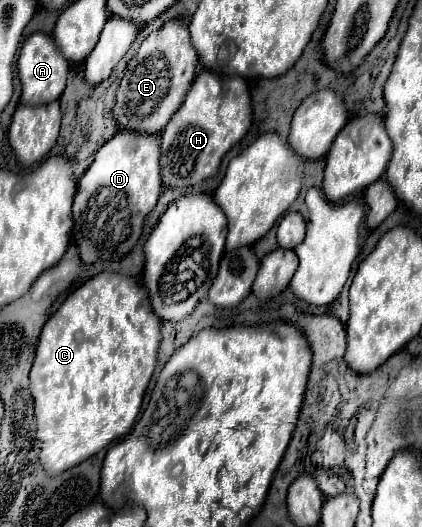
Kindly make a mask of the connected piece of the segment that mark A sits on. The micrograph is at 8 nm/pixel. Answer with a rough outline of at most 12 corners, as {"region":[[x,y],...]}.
{"region":[[52,36],[24,40],[20,102],[60,98],[70,66]]}

